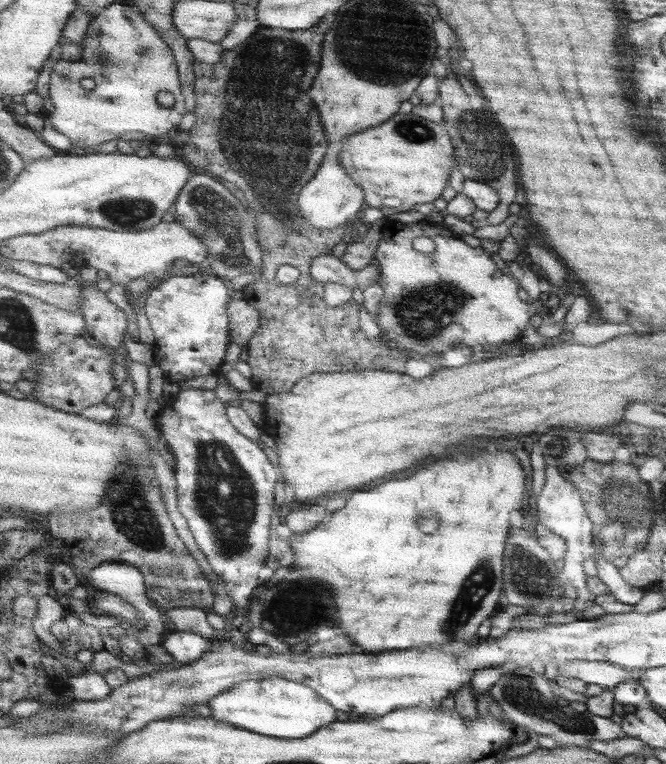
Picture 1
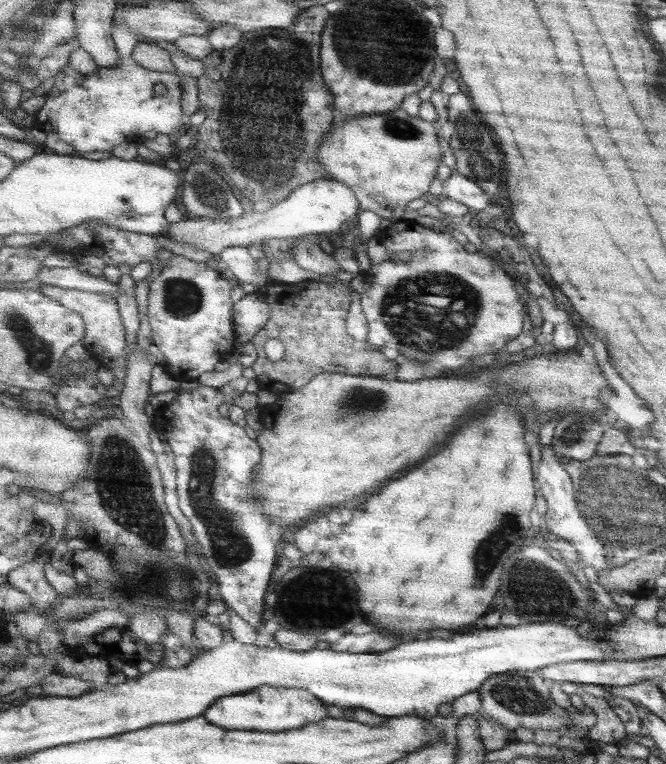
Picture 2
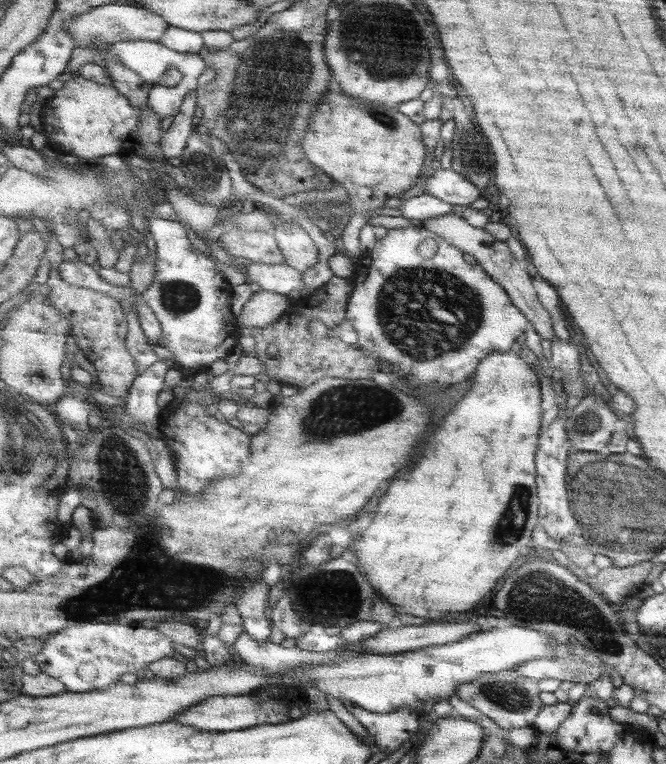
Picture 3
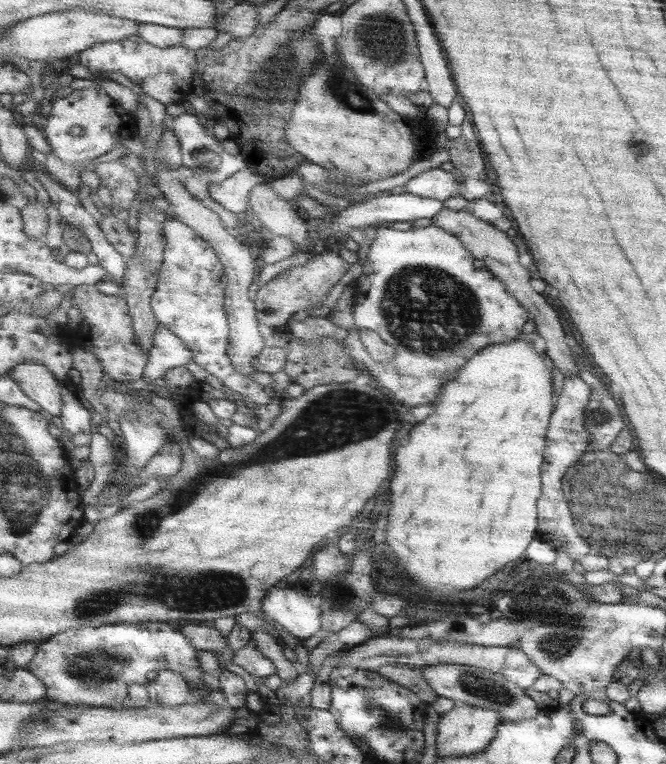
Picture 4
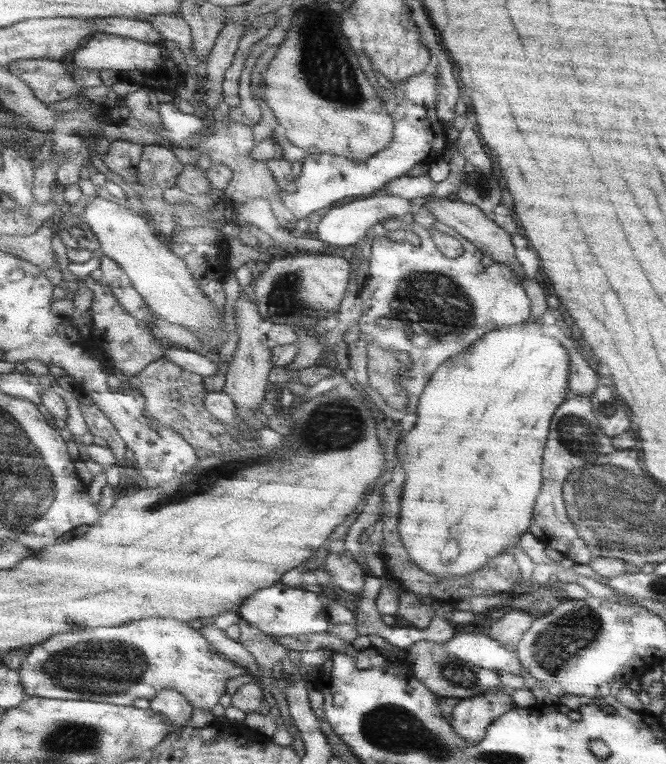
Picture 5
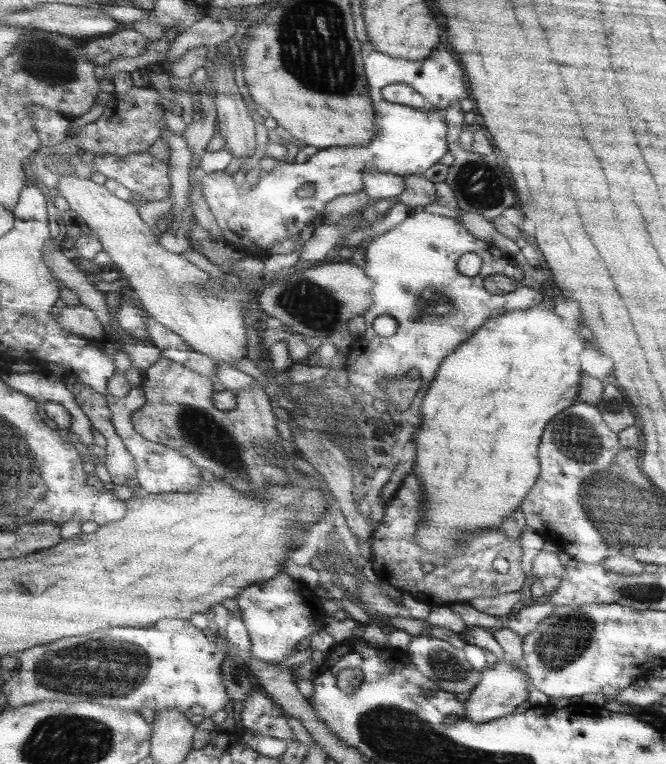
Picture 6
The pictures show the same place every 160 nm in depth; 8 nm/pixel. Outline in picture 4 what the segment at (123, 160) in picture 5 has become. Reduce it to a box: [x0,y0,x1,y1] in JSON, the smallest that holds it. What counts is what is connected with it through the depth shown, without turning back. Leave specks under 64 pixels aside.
[95,160,142,212]

